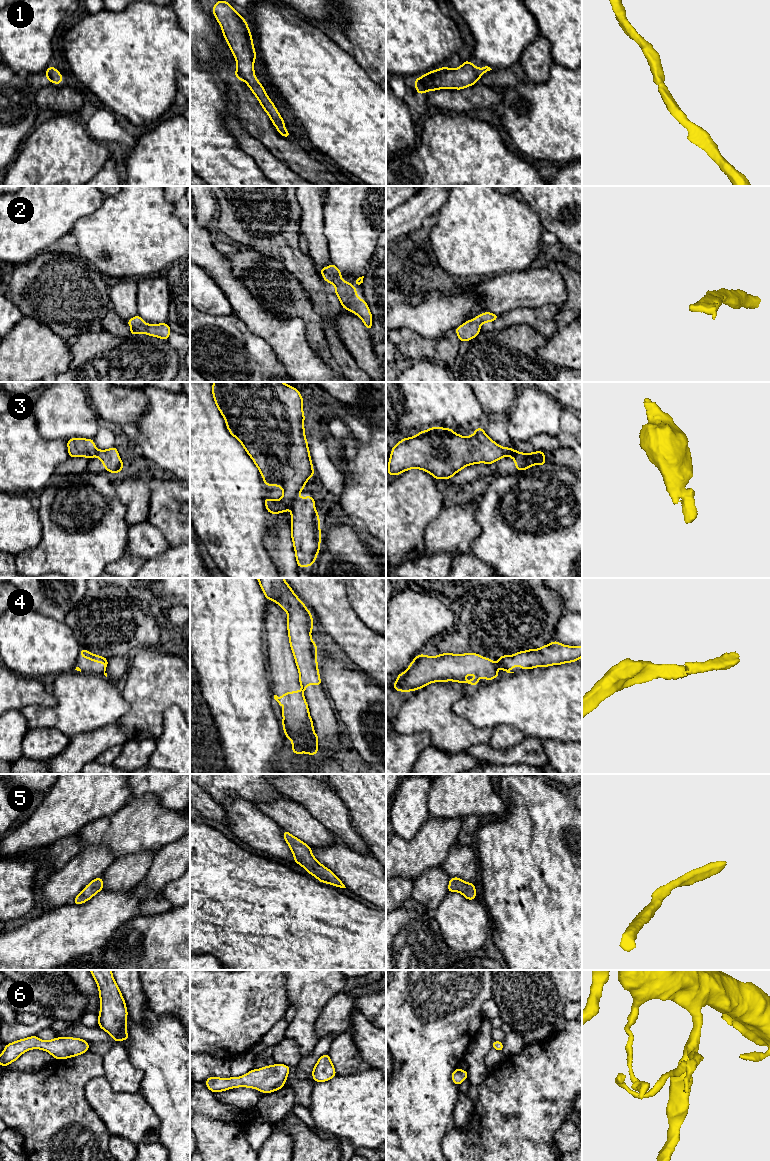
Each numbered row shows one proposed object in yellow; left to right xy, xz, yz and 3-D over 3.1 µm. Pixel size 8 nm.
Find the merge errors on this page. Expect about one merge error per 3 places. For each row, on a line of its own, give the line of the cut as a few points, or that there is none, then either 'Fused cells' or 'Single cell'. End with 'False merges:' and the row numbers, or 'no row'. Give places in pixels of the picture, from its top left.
1: No split. Single cell
2: No split. Single cell
3: Split along xz (297, 497), (290, 508). Fused cells
4: Split along xz (302, 690), (303, 692). Fused cells
5: No split. Single cell
6: No split. Single cell
False merges: 3, 4

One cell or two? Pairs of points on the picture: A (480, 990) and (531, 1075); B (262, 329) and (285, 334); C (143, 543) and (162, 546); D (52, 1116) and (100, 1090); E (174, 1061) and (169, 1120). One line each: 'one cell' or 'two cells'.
A: two cells
B: one cell
C: one cell
D: two cells
E: one cell

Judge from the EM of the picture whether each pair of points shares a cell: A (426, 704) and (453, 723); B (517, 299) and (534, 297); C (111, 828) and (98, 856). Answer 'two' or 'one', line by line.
A: one
B: one
C: two

